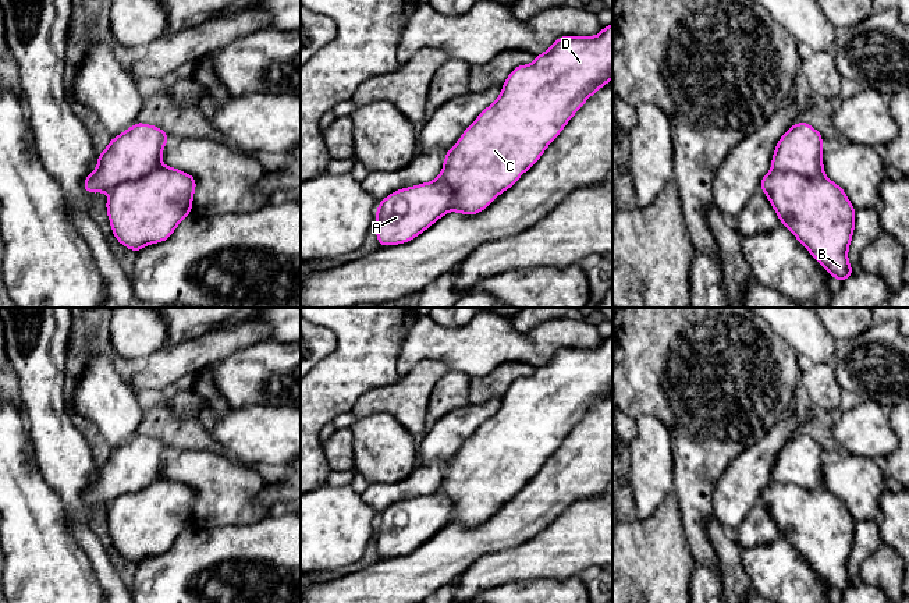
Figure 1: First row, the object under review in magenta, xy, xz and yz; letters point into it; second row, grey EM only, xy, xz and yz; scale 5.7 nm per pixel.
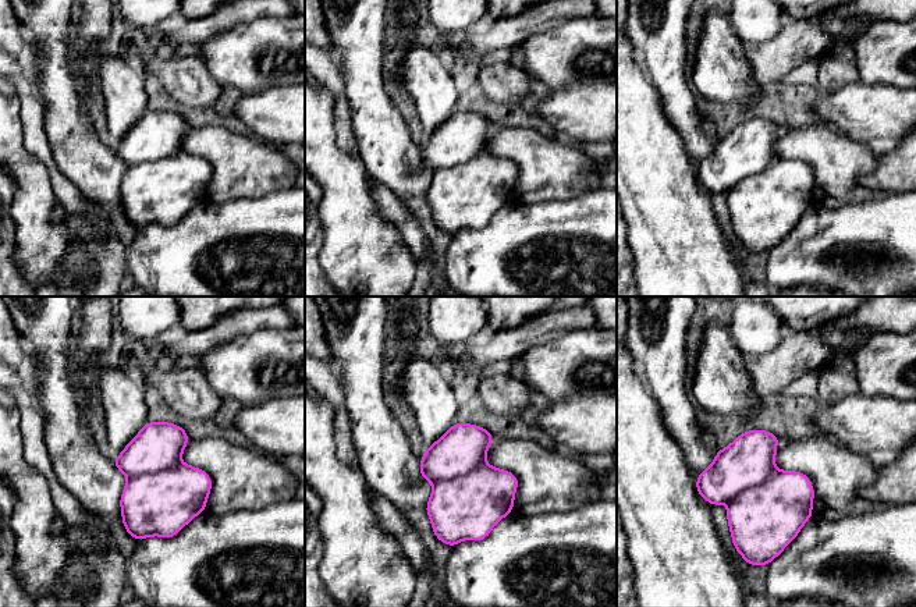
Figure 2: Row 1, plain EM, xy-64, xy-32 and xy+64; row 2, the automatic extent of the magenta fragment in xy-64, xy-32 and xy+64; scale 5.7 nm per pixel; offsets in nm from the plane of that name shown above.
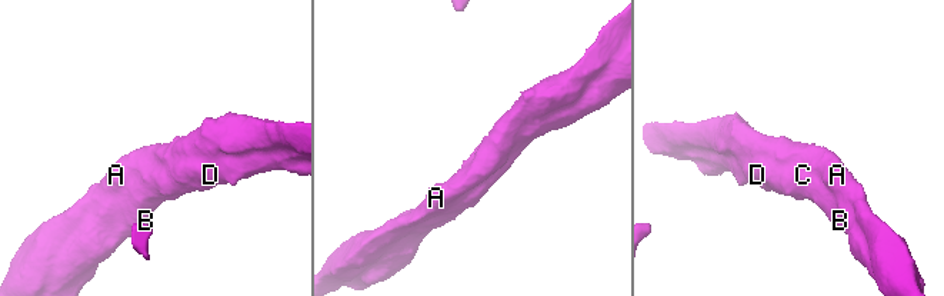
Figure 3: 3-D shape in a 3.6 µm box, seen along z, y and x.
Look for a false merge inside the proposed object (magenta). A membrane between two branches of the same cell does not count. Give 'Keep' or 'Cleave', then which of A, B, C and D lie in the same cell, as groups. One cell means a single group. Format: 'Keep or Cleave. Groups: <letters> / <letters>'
Cleave. Groups: A / B C D

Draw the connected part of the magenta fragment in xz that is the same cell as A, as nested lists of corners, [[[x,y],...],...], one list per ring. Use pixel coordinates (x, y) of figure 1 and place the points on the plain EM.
[[[441,490],[401,500],[384,510],[376,524],[376,549],[383,558],[405,556],[451,522],[454,501]]]

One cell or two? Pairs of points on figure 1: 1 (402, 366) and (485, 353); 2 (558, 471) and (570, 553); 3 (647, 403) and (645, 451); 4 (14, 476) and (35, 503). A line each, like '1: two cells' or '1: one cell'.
1: one cell
2: two cells
3: two cells
4: one cell

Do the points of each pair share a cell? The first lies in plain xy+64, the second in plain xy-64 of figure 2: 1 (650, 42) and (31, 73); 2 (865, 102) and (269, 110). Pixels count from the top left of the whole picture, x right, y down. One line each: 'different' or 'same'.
1: different
2: same

